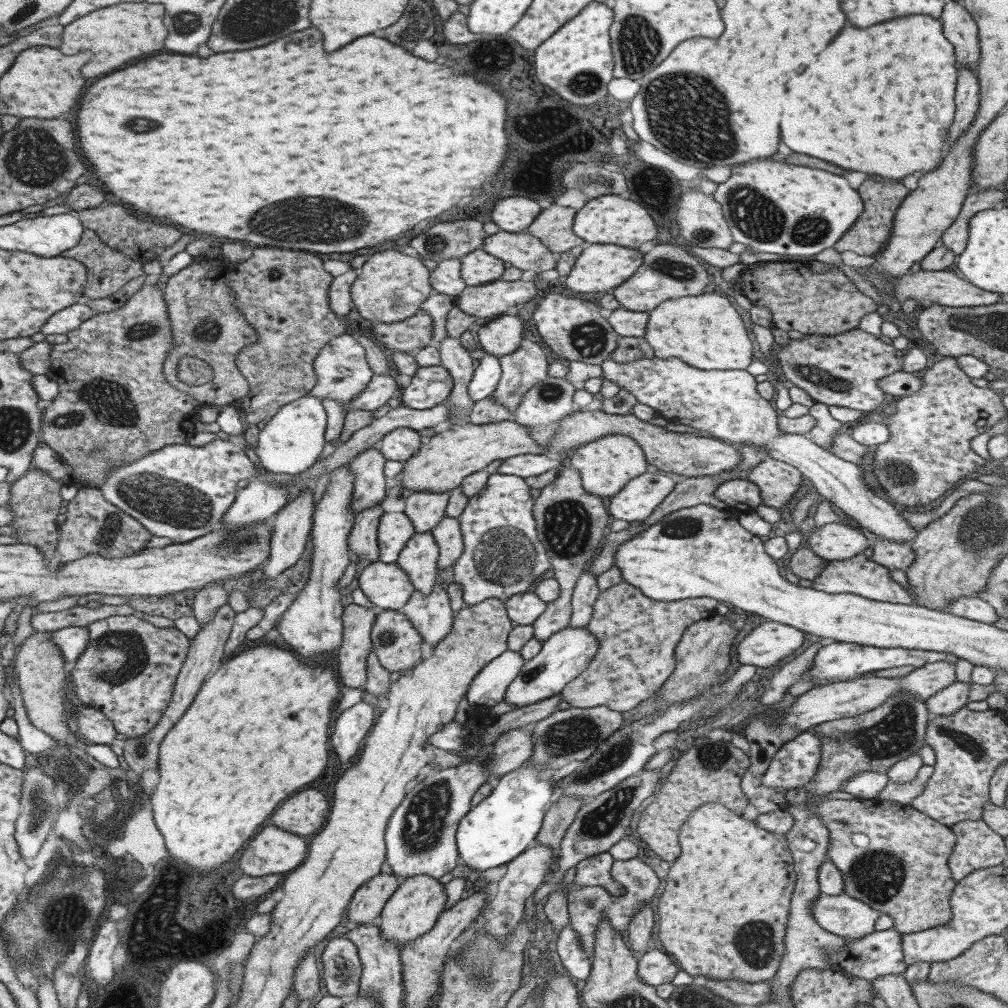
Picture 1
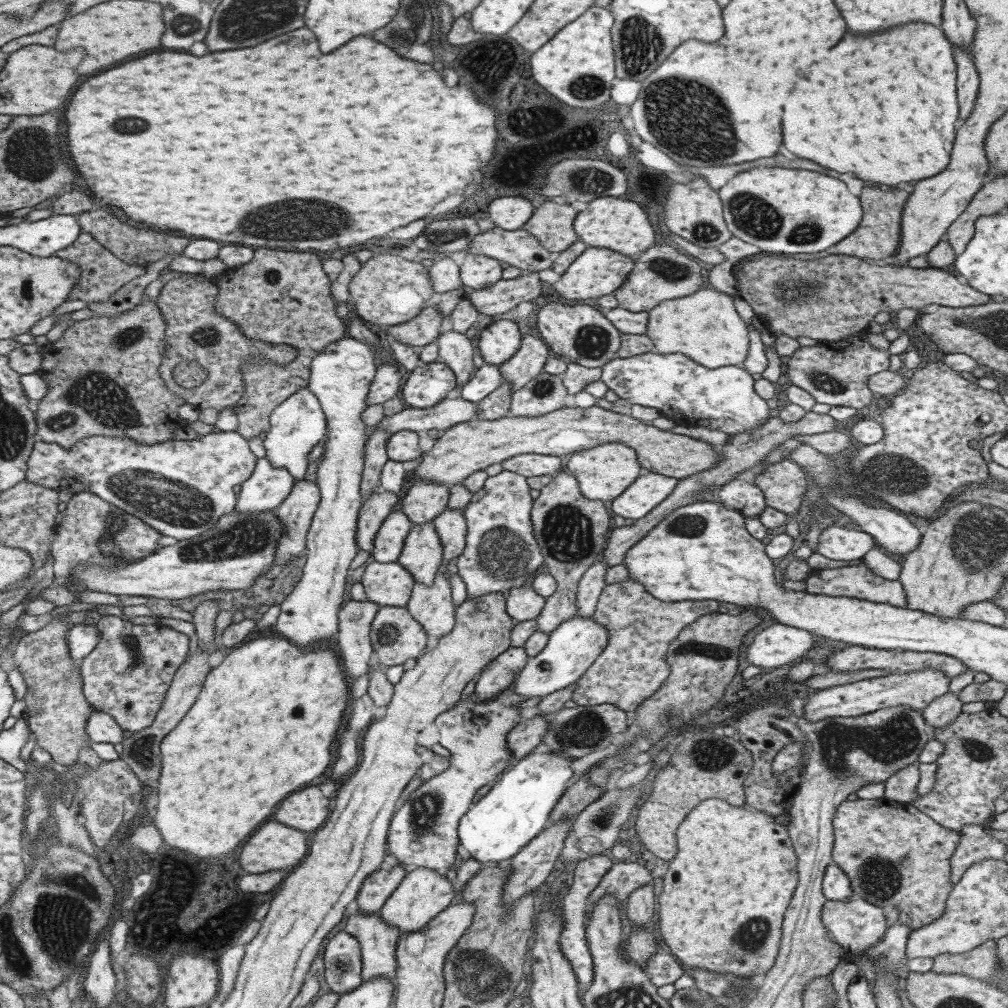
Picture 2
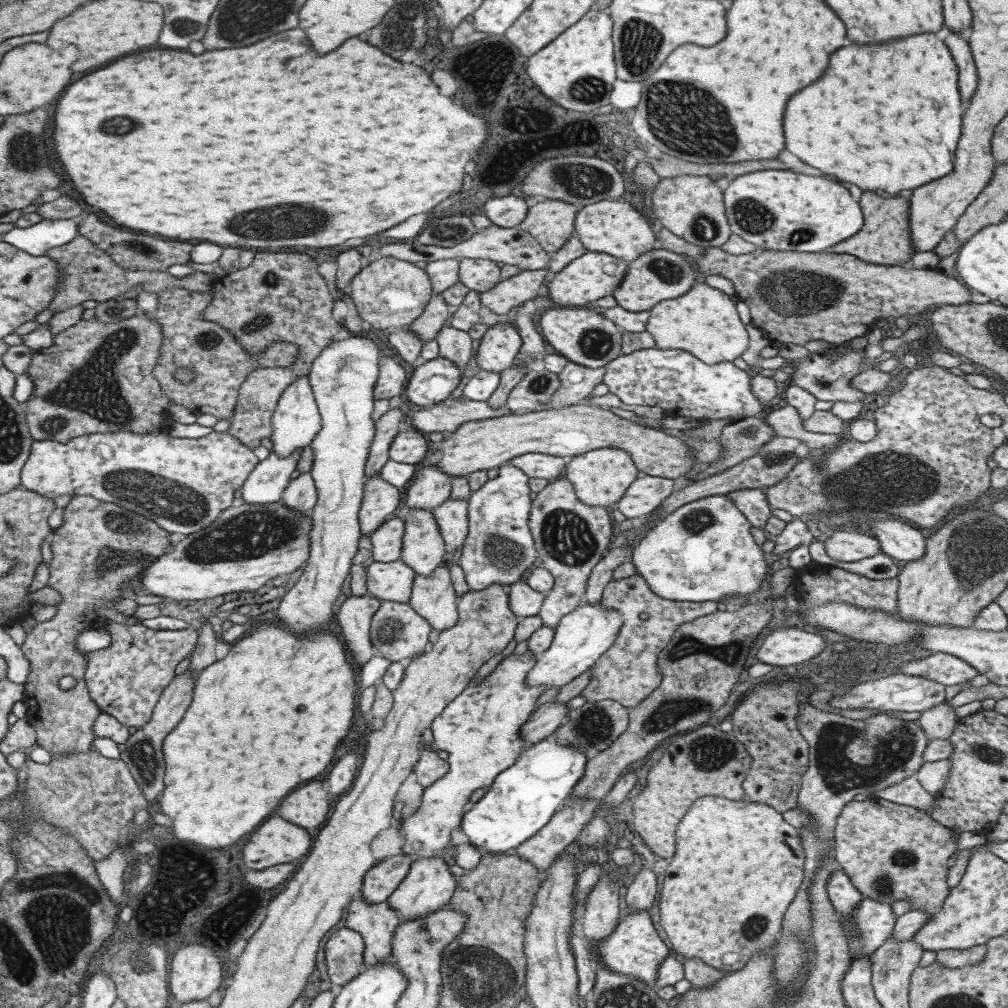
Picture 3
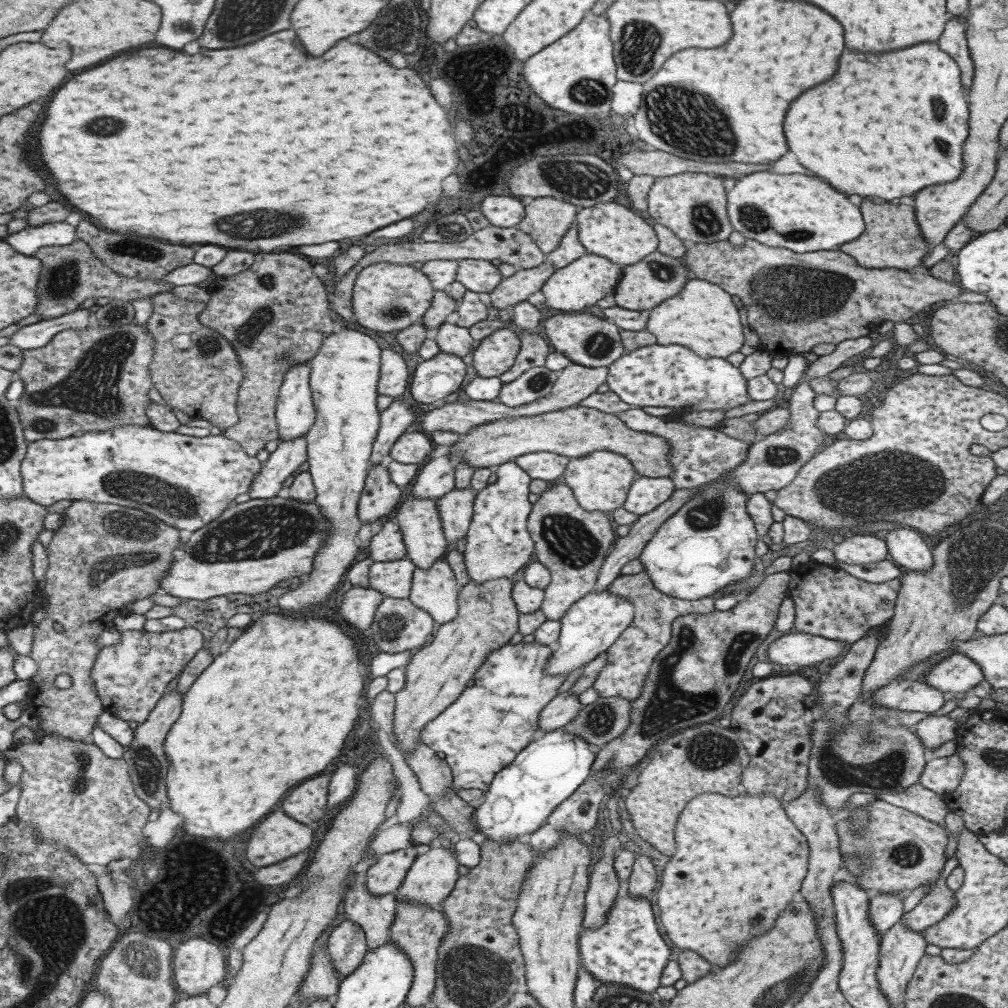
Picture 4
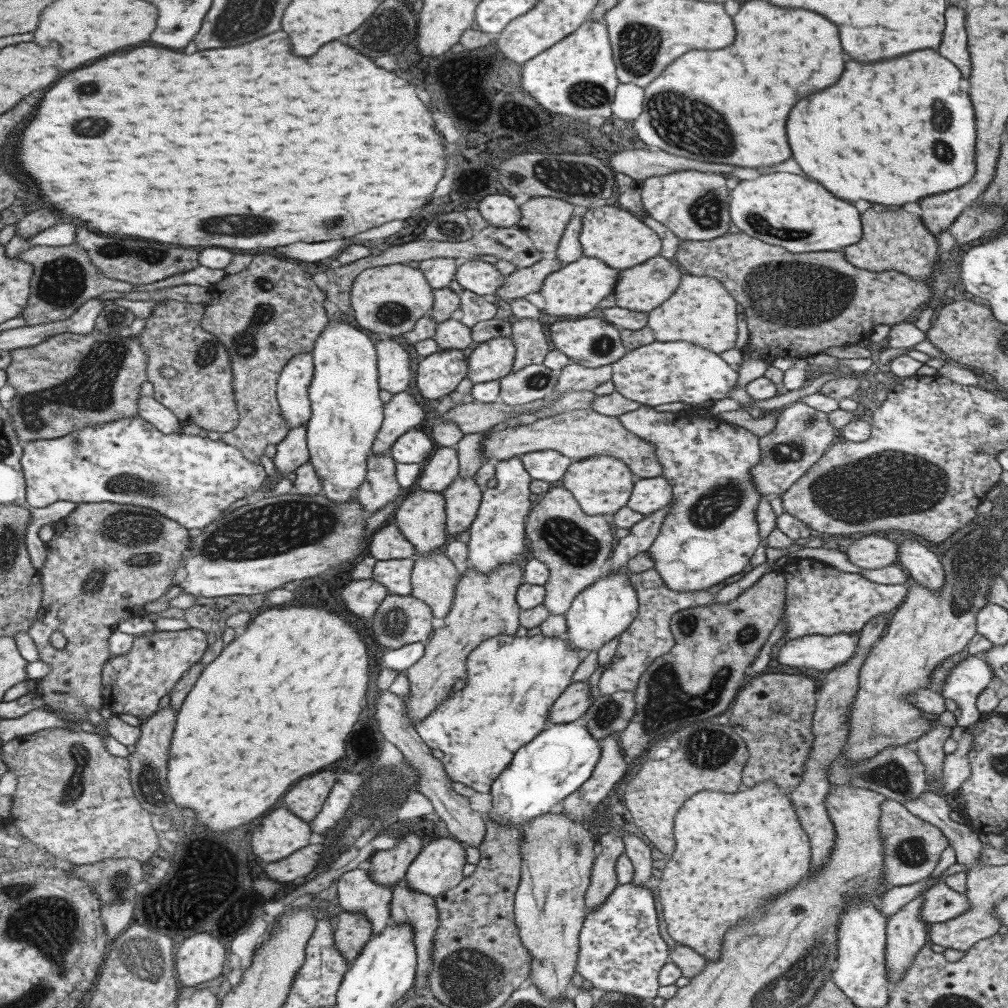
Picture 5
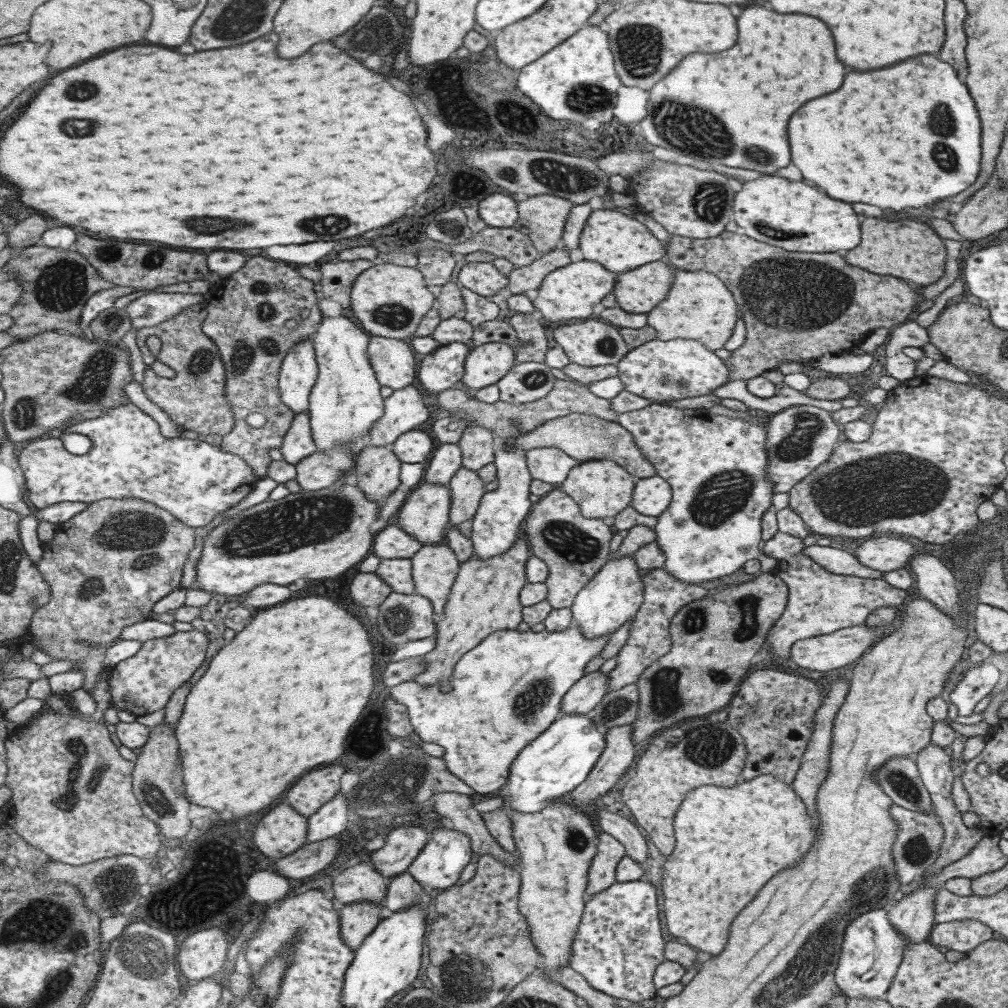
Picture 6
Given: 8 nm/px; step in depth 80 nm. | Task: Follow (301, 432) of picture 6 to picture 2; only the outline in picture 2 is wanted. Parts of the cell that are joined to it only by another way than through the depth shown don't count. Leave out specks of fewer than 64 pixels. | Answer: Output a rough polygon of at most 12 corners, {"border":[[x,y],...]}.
{"border":[[257,458],[233,511],[275,510],[291,492],[283,467]]}

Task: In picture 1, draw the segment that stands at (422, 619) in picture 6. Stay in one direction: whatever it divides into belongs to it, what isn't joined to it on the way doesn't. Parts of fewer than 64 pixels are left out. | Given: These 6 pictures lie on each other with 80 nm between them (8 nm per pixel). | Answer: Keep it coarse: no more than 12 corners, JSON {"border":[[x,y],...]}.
{"border":[[399,610],[376,611],[372,651],[389,673],[421,660],[421,635]]}

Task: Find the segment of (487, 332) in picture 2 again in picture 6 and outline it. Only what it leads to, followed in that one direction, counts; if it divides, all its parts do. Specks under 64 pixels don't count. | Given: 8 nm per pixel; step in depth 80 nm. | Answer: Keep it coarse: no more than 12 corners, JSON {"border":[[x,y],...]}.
{"border":[[504,342],[474,347],[459,382],[479,390],[515,364]]}

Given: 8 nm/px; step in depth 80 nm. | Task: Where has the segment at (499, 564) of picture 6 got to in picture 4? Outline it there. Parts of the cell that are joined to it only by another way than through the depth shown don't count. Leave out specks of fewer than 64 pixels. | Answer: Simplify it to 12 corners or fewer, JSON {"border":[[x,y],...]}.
{"border":[[515,577],[458,589],[457,616],[403,668],[395,748],[517,633]]}

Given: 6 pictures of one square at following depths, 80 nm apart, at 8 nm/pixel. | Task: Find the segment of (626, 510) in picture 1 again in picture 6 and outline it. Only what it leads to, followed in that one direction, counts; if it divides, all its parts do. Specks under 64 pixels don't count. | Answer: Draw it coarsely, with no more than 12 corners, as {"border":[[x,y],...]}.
{"border":[[660,476],[635,480],[629,506],[657,517],[671,502]]}

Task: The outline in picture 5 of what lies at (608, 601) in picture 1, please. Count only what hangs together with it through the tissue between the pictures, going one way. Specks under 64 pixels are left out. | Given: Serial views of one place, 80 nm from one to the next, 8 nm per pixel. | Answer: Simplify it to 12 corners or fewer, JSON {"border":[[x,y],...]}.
{"border":[[655,569],[628,573],[638,611],[618,636],[599,695],[635,690],[673,646],[670,619],[712,603],[668,589]]}

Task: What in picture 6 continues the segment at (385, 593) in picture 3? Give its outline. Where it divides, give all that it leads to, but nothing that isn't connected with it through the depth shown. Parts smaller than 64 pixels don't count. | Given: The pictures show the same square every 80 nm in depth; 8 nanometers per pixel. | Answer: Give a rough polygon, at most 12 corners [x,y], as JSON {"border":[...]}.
{"border":[[383,559],[374,570],[393,592],[414,592],[411,560]]}

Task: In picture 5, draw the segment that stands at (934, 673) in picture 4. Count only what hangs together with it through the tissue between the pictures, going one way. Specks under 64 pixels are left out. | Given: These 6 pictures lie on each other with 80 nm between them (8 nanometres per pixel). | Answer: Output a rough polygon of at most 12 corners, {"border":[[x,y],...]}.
{"border":[[968,655],[949,671],[941,695],[958,706],[957,725],[979,720],[975,700],[993,678]]}

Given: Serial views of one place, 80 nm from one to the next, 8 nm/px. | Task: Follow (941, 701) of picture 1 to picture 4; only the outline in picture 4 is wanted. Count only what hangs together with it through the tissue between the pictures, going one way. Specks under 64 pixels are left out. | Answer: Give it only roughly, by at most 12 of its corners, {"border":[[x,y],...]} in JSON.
{"border":[[929,715],[913,728],[929,757],[956,739],[960,727],[945,715]]}

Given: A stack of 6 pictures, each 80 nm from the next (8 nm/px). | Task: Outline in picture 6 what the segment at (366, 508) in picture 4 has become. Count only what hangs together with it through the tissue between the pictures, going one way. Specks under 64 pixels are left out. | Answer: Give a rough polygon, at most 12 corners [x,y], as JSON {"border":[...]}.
{"border":[[391,445],[356,456],[355,486],[382,504],[399,486]]}

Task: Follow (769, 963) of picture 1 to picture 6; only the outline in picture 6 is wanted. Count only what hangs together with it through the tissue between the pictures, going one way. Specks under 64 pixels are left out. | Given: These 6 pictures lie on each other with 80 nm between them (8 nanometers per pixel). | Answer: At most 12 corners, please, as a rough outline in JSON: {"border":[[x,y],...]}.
{"border":[[769,773],[685,793],[665,926],[719,954],[814,834]]}

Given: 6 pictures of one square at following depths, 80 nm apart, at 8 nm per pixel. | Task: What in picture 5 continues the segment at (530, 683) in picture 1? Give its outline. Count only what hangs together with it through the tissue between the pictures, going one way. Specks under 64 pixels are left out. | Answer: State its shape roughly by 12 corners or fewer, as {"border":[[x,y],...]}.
{"border":[[623,568],[603,574],[563,614],[585,654],[621,635],[639,603]]}

